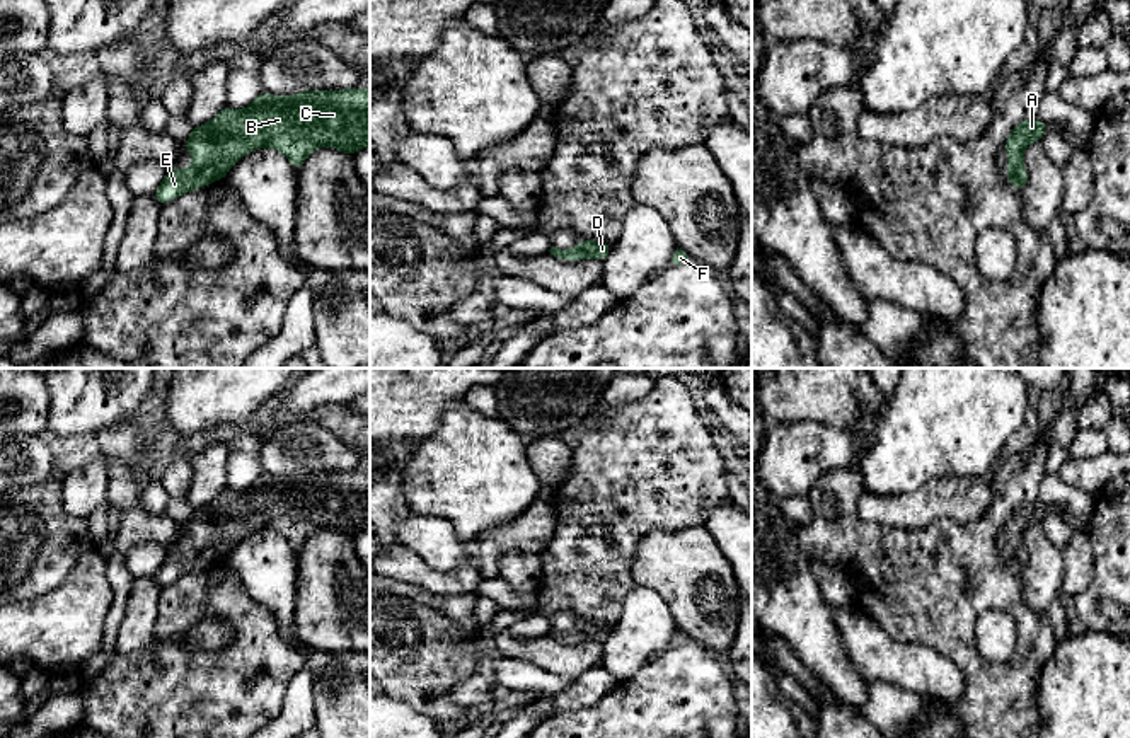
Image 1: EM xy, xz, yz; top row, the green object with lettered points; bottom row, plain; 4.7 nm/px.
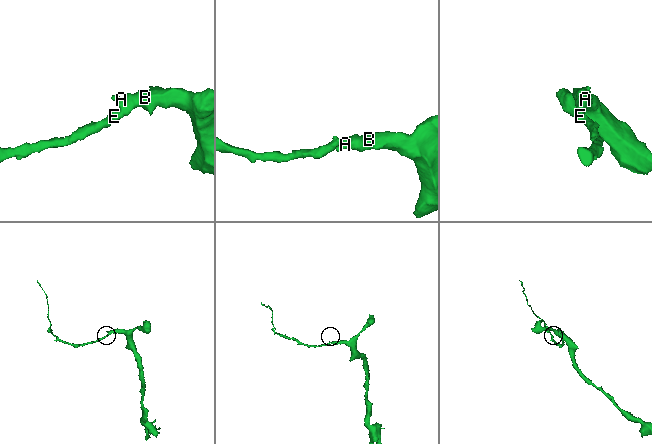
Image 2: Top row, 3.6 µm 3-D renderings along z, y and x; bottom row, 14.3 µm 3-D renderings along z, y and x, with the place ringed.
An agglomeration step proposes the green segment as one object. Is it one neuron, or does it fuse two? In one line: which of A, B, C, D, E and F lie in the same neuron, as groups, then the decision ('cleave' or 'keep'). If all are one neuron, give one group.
A B C D E F; keep

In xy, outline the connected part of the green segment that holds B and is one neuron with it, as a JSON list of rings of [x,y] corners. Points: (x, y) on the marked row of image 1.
[[[360,87],[348,90],[322,89],[290,97],[276,97],[262,90],[244,111],[225,106],[210,123],[193,126],[184,148],[191,152],[194,165],[186,170],[170,165],[153,198],[162,206],[172,198],[206,187],[211,181],[222,181],[239,159],[261,147],[280,150],[298,172],[305,159],[320,145],[348,155],[355,155],[370,145],[370,90]]]

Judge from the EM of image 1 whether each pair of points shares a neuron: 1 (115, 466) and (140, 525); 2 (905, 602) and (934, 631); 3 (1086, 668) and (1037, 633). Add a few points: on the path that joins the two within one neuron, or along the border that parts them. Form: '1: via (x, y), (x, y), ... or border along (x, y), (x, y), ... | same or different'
1: via (121, 481), (123, 495), (132, 510) | same
2: via (912, 609), (928, 624) | same
3: border along (1059, 641), (1054, 655), (1043, 667), (1040, 684) | different

